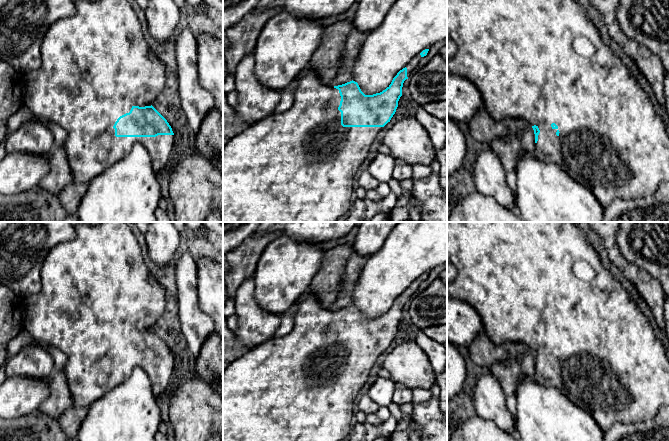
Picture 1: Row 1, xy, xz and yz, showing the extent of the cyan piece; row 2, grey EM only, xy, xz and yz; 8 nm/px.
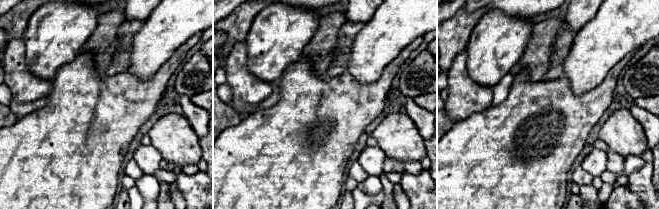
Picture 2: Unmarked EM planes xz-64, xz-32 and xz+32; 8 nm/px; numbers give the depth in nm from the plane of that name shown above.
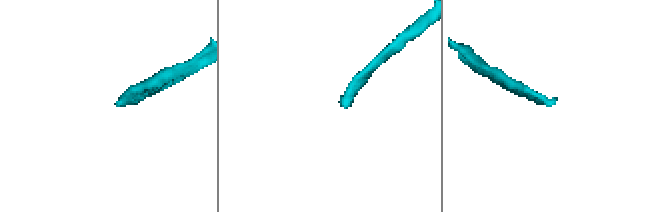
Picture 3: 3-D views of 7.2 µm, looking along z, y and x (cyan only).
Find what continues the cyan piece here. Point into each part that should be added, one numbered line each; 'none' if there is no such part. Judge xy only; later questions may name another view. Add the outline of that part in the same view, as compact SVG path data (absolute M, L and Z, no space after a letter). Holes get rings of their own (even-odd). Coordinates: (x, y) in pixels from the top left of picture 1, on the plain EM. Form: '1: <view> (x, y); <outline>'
1: xy (97, 288); M127 222L81 223L75 231L72 241L53 247L46 256L41 290L25 297L23 329L35 342L56 347L67 356L63 371L74 407L89 407L125 382L135 367L145 370L153 394L161 396L172 378L174 359L116 361L113 350L133 330L152 329L165 311L165 288L151 274Z

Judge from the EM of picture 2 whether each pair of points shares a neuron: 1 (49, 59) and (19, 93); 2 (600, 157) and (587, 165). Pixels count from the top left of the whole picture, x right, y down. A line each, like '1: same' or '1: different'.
1: different
2: same

